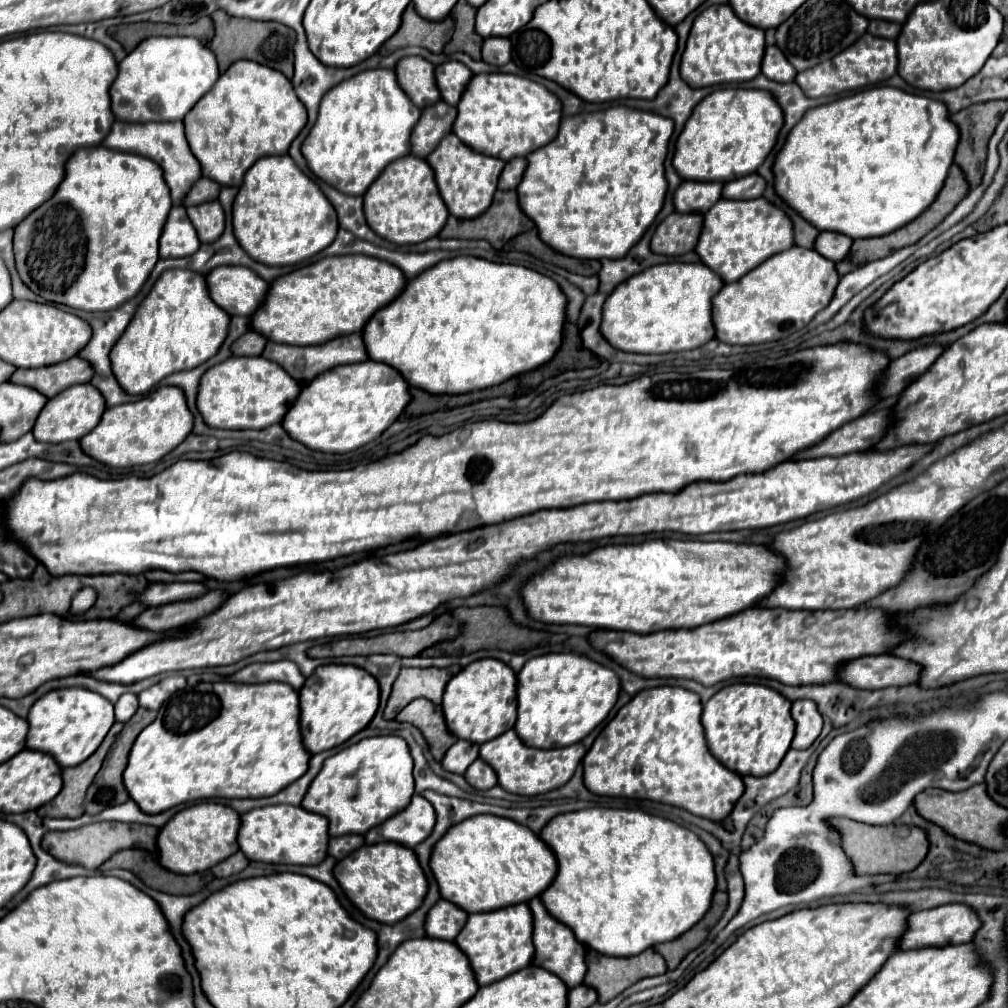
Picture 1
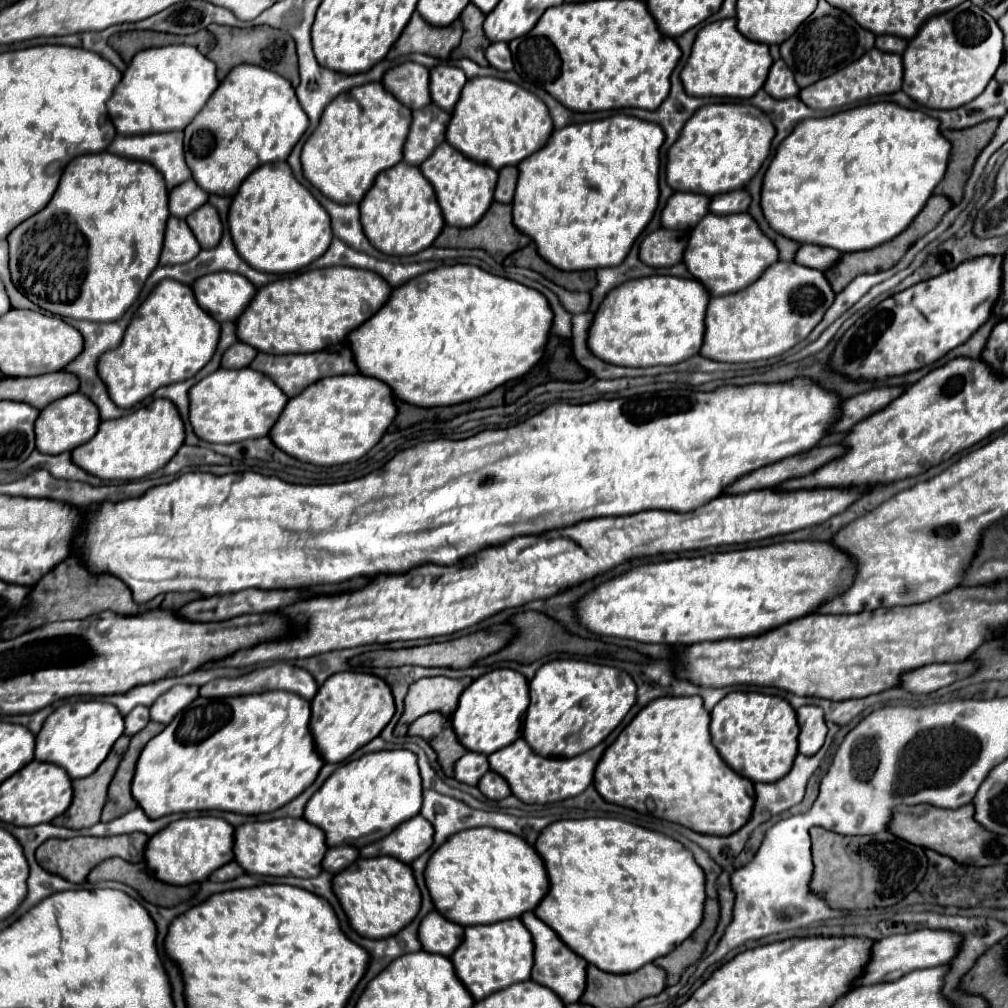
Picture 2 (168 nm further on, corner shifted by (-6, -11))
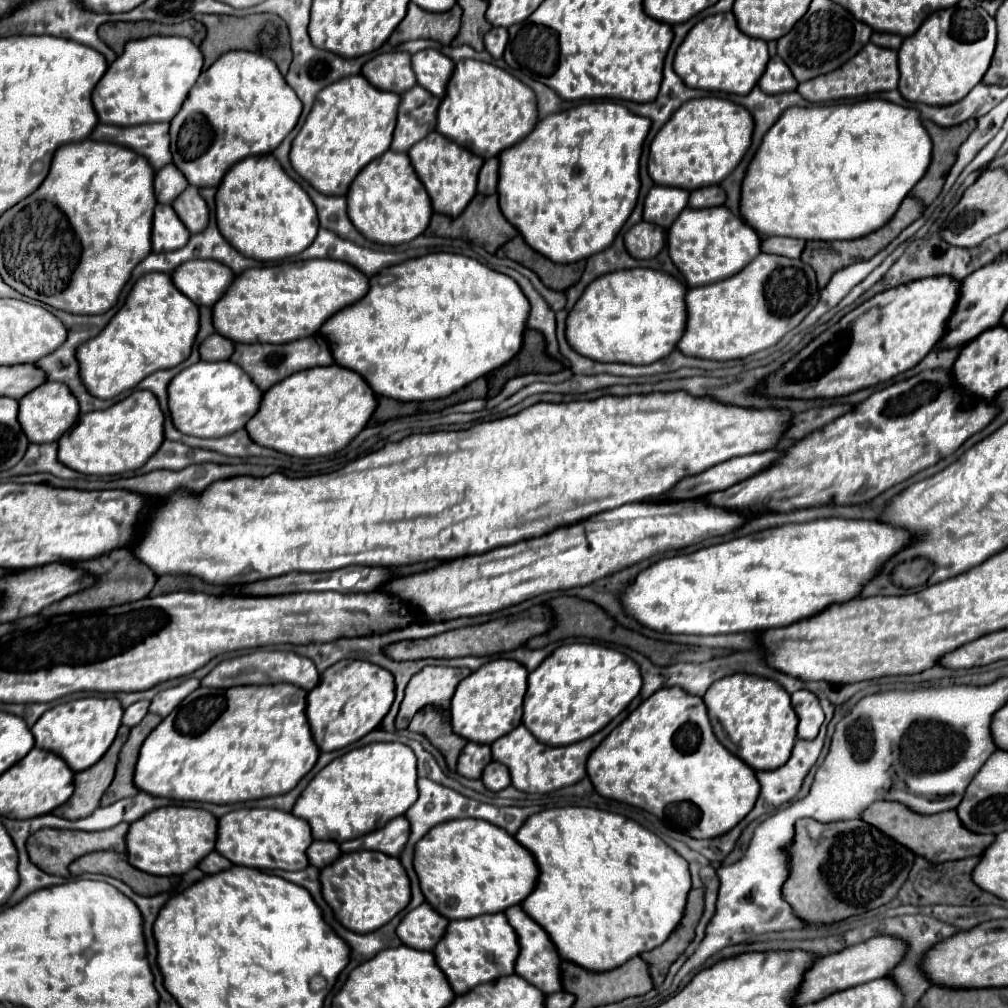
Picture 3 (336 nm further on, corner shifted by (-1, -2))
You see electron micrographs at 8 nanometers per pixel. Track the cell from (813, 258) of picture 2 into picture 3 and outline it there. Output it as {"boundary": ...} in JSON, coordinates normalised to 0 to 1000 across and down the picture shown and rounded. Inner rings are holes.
{"boundary":[[[761,235],[759,239],[755,239],[755,251],[765,251],[765,253],[769,251],[783,257],[795,255],[797,245],[799,245],[799,239],[791,239],[785,235]]]}

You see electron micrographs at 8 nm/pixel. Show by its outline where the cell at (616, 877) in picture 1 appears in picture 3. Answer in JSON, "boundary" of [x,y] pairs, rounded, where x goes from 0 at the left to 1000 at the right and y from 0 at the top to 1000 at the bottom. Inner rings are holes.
{"boundary":[[[549,801],[549,803],[541,803],[541,805],[535,805],[535,807],[527,809],[523,813],[523,816],[519,816],[519,820],[511,826],[511,832],[521,842],[525,842],[525,846],[531,850],[531,856],[535,860],[533,878],[531,878],[529,886],[517,896],[517,900],[529,914],[533,914],[543,924],[543,928],[549,934],[549,938],[551,938],[551,941],[553,941],[557,951],[568,953],[574,959],[582,961],[582,963],[604,963],[604,961],[610,961],[610,959],[618,957],[620,953],[624,953],[626,949],[654,939],[666,928],[666,924],[672,920],[672,916],[678,910],[682,886],[686,882],[686,870],[684,870],[682,854],[678,850],[674,850],[666,840],[662,840],[652,828],[648,828],[646,824],[638,822],[634,816],[630,816],[630,814],[618,811],[618,809],[596,805],[596,803],[588,803],[588,801]]]}

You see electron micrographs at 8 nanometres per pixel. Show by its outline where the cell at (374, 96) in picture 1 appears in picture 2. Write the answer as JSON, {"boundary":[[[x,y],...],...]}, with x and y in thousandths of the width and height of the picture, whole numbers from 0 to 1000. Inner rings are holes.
{"boundary":[[[365,81],[339,91],[319,113],[315,127],[300,147],[304,179],[335,202],[357,202],[373,175],[399,161],[409,111],[397,103],[379,81]]]}

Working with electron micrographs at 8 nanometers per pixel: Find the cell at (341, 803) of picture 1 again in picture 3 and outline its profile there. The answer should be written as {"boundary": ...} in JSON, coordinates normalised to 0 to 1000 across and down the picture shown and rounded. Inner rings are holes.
{"boundary":[[[366,737],[348,743],[320,761],[291,799],[291,809],[305,813],[311,832],[346,834],[364,828],[400,809],[414,795],[414,753],[400,737]]]}

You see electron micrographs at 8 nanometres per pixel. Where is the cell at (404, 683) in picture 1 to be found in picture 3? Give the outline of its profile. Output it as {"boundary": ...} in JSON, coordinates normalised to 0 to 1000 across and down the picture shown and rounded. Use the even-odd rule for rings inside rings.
{"boundary":[[[420,662],[404,680],[402,693],[392,713],[394,723],[404,723],[410,709],[422,699],[434,699],[438,703],[445,703],[451,682],[459,676],[467,666],[465,664],[449,664],[449,662]]]}

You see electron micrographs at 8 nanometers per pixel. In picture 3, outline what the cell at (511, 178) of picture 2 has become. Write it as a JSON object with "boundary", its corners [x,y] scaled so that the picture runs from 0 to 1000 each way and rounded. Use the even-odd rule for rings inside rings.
{"boundary":[[[483,158],[475,170],[475,182],[473,182],[473,189],[477,193],[489,193],[493,191],[493,178],[495,178],[495,160],[491,158]]]}

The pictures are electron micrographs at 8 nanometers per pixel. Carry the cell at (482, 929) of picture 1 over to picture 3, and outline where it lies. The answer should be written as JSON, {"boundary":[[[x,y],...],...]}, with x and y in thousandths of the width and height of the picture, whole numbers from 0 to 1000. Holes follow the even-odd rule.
{"boundary":[[[501,906],[475,908],[471,912],[447,914],[443,928],[439,928],[439,932],[434,936],[430,947],[432,955],[436,955],[436,961],[441,965],[449,985],[459,987],[477,975],[507,967],[511,951],[515,947],[515,936]]]}

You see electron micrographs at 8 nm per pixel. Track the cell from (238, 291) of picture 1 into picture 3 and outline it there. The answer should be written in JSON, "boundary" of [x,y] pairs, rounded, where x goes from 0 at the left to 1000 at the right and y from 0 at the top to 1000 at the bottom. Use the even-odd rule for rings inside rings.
{"boundary":[[[189,257],[170,271],[170,279],[174,279],[174,285],[193,303],[211,305],[231,279],[231,269],[213,259]]]}

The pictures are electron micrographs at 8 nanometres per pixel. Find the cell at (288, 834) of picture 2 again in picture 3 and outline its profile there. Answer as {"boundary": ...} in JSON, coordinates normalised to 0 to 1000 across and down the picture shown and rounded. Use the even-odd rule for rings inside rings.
{"boundary":[[[237,803],[217,813],[215,844],[235,858],[299,864],[307,858],[303,844],[309,836],[307,816],[277,803]]]}

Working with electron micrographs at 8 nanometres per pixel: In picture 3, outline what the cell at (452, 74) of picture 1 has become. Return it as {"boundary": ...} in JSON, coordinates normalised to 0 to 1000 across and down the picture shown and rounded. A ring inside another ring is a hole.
{"boundary":[[[434,49],[414,51],[412,55],[408,55],[408,63],[414,84],[418,84],[420,88],[428,90],[428,94],[438,98],[441,94],[441,86],[451,68],[451,63]]]}

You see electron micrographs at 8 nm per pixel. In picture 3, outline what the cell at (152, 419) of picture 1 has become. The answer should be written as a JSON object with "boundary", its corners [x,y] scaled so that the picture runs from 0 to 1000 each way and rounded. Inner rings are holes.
{"boundary":[[[132,388],[128,394],[120,396],[118,400],[110,402],[108,406],[102,408],[90,408],[84,410],[76,416],[74,424],[63,432],[57,441],[59,441],[59,457],[72,467],[78,467],[82,471],[116,471],[124,467],[134,467],[144,457],[158,445],[162,439],[162,410],[158,406],[158,400],[150,388]]]}

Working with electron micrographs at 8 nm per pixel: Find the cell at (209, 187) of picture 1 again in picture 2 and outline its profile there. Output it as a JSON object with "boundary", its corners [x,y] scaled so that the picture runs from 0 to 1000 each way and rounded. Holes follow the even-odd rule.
{"boundary":[[[187,179],[171,188],[167,204],[169,204],[171,214],[185,216],[190,212],[190,208],[198,206],[198,202],[204,202],[204,200],[206,200],[206,192],[202,188],[198,188],[196,183]]]}

